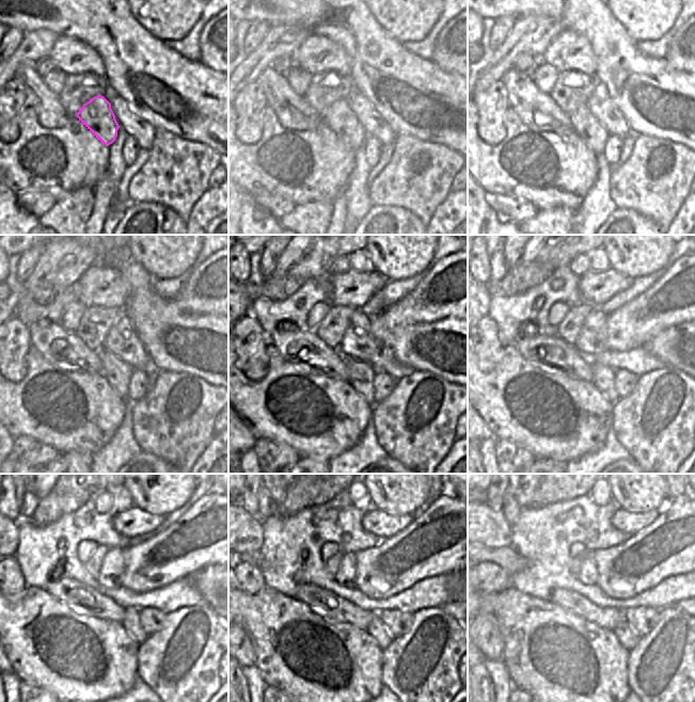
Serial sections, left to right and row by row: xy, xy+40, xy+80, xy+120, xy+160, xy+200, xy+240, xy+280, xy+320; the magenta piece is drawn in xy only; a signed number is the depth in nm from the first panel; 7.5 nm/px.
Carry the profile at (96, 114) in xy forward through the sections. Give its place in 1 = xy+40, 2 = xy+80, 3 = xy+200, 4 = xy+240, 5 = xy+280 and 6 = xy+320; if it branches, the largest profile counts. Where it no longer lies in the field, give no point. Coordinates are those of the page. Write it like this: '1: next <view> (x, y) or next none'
1: next xy+40 (340, 117)
2: next xy+80 (585, 125)
3: next xy+200 (603, 378)
4: next xy+240 (130, 622)
5: next xy+280 (376, 628)
6: next xy+320 (627, 637)

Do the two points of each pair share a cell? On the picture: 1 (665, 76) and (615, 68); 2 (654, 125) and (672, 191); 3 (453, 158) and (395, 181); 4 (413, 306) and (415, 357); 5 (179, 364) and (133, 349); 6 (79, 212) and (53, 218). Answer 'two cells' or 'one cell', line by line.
1: one cell
2: two cells
3: one cell
4: two cells
5: two cells
6: one cell

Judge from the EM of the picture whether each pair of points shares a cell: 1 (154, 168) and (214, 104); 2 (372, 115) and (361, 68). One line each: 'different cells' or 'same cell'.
1: different cells
2: different cells

